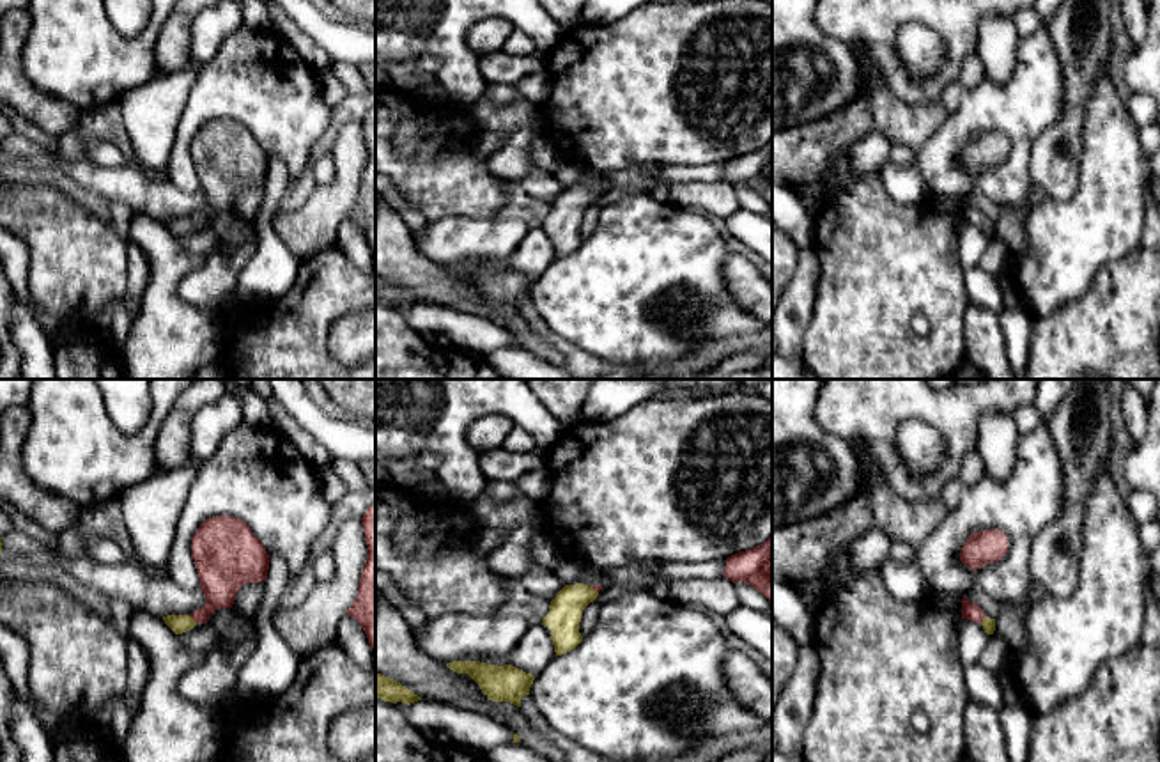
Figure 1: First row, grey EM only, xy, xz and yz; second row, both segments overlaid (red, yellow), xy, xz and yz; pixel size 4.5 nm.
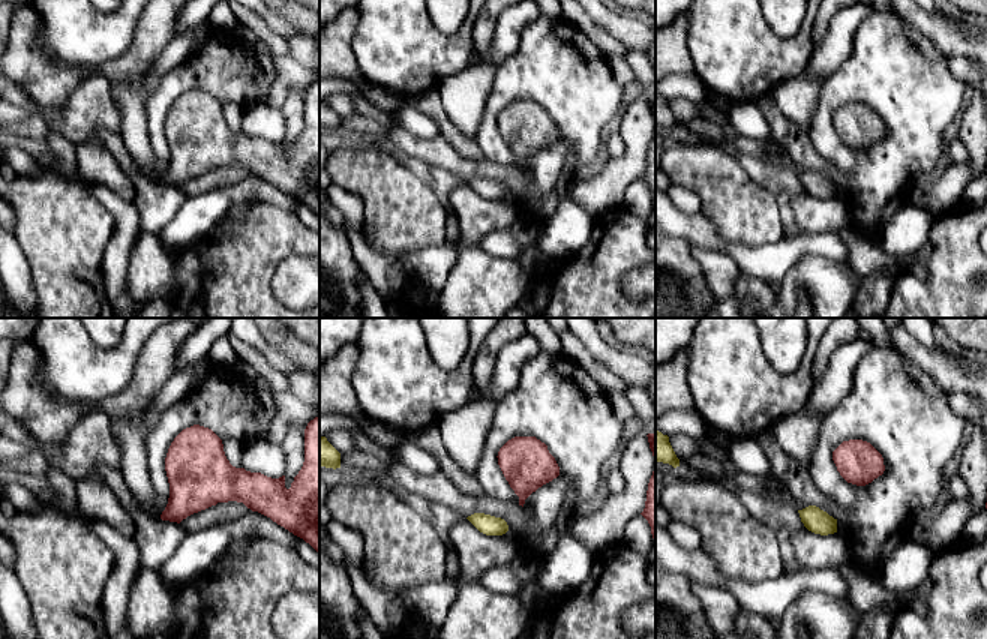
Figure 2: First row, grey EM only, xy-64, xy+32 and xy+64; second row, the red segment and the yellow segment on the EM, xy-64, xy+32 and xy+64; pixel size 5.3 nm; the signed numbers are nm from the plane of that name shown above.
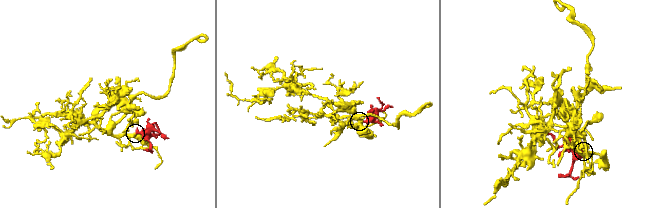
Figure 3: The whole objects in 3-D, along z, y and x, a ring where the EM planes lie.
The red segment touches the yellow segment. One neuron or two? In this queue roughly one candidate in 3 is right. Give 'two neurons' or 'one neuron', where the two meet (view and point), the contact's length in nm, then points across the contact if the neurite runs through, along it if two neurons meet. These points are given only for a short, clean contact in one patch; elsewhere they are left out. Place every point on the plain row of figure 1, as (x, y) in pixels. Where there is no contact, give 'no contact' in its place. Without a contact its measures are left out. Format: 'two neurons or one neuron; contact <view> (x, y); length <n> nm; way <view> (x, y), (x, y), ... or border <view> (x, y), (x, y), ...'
one neuron; contact xy (193, 222); length 60 nm; way xy (222, 176), (220, 195), (193, 222), (179, 227)

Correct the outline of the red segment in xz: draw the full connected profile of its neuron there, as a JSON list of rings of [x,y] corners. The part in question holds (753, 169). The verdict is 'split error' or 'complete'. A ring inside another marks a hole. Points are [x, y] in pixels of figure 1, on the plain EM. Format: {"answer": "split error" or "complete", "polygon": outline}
{"answer": "complete", "polygon": [[[772,138],[753,152],[728,159],[723,179],[733,186],[751,188],[772,207]]]}

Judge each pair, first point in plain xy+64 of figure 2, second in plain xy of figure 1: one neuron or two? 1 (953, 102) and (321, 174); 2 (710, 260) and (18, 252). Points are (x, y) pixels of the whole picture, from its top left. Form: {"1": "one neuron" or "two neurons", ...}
{"1": "two neurons", "2": "one neuron"}

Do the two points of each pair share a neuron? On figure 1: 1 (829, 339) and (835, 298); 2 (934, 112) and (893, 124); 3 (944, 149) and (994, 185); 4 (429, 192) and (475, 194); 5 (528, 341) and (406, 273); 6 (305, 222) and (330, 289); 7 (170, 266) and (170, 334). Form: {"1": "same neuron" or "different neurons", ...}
{"1": "same neuron", "2": "same neuron", "3": "same neuron", "4": "same neuron", "5": "same neuron", "6": "different neurons", "7": "same neuron"}

